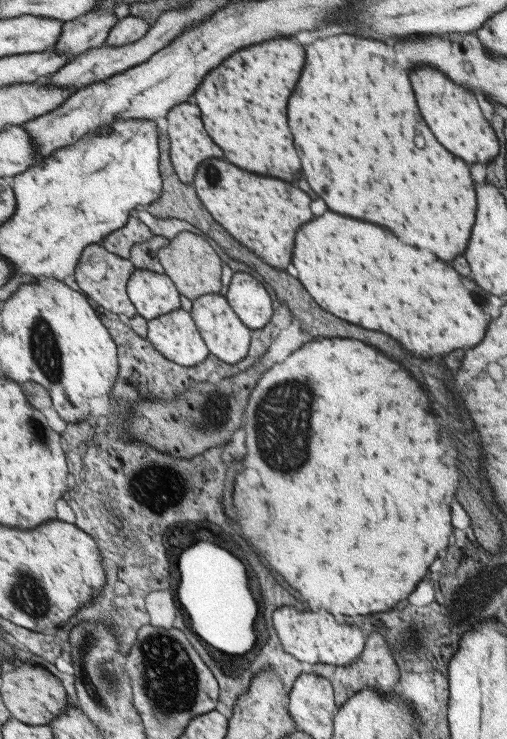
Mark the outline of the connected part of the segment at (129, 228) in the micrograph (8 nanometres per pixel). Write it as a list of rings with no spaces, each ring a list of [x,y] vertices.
[[[130,217],[129,222],[123,228],[112,232],[101,244],[109,249],[109,252],[130,259],[133,246],[149,240],[152,235],[152,231],[142,220],[138,217]]]

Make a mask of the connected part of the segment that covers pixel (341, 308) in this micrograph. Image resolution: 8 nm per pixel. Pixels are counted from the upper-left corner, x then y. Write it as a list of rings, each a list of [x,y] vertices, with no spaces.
[[[325,212],[313,218],[301,232],[297,232],[297,248],[293,248],[293,266],[297,268],[297,280],[309,288],[309,296],[333,316],[349,320],[369,330],[389,332],[401,346],[413,354],[447,354],[457,348],[475,346],[481,342],[489,316],[483,314],[483,304],[487,299],[477,296],[481,288],[461,276],[445,262],[437,260],[431,252],[423,252],[399,242],[391,232],[353,218],[339,216],[335,212]]]

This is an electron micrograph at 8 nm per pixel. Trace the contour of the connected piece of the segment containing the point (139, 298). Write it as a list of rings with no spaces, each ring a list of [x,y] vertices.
[[[136,269],[128,284],[128,293],[138,314],[146,321],[179,308],[179,292],[165,273]]]

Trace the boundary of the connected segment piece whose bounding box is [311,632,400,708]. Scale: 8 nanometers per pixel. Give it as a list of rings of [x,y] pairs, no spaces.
[[[374,632],[369,635],[363,654],[355,662],[351,662],[347,666],[312,664],[311,674],[317,674],[329,680],[333,688],[333,701],[338,708],[350,696],[364,688],[371,687],[378,690],[381,694],[391,695],[395,690],[395,684],[400,680],[400,669],[396,665],[396,659],[392,655],[392,650],[387,648],[387,642],[383,640],[383,636]]]

